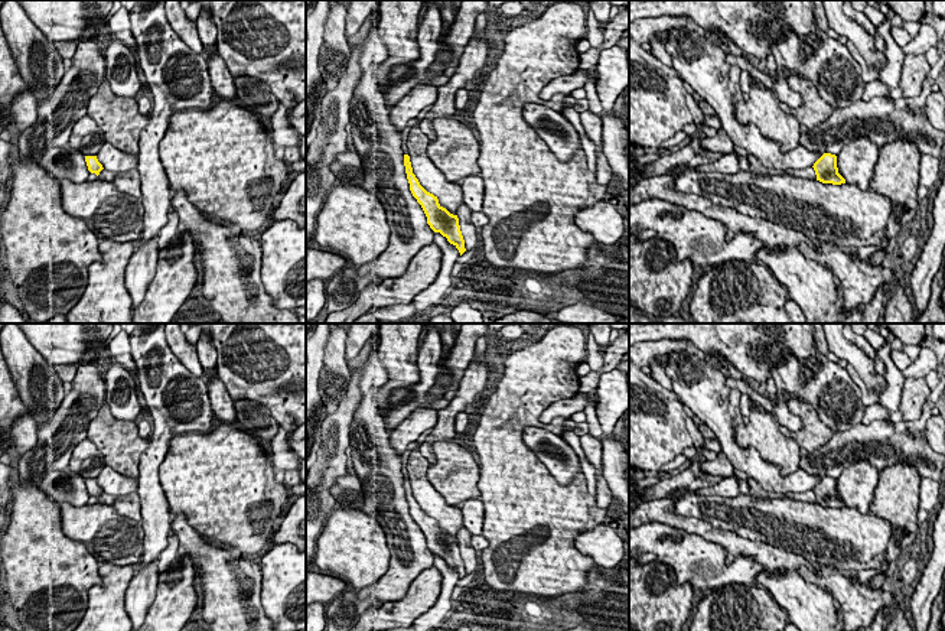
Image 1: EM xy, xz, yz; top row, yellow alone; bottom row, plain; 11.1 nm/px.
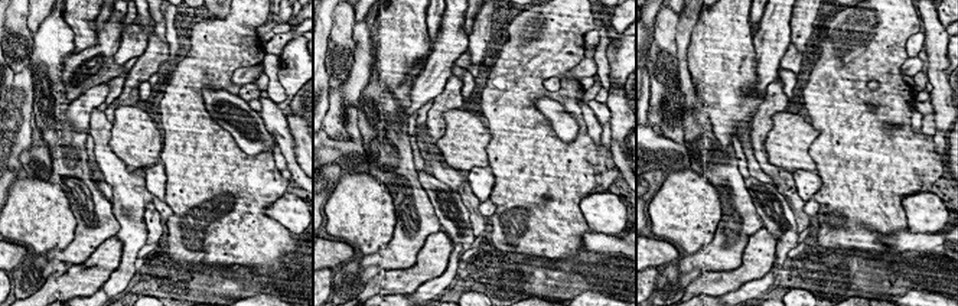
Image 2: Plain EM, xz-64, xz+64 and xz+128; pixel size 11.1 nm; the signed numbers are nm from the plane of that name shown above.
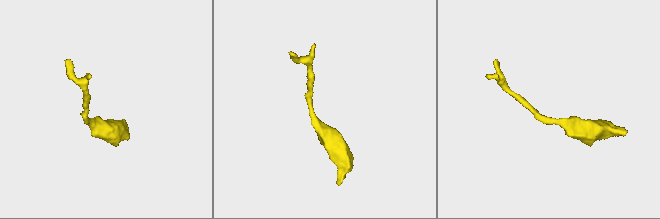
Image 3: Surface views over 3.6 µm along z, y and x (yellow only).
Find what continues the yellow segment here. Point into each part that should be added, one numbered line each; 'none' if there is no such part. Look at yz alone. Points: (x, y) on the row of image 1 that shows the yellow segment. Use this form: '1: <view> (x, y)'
none

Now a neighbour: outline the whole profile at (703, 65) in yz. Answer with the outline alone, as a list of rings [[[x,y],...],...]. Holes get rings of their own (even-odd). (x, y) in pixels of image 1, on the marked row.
[[[685,26],[669,27],[665,49],[672,58],[672,68],[701,100],[714,108],[721,129],[726,130],[733,144],[746,149],[765,167],[806,169],[824,155],[809,152],[804,146],[782,153],[781,143],[763,137],[756,126],[739,123],[729,91],[731,65],[726,62],[726,53],[707,36],[690,32]]]

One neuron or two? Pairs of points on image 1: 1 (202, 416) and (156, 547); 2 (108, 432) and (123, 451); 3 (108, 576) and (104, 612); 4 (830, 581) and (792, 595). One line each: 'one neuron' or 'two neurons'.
1: one neuron
2: one neuron
3: one neuron
4: two neurons

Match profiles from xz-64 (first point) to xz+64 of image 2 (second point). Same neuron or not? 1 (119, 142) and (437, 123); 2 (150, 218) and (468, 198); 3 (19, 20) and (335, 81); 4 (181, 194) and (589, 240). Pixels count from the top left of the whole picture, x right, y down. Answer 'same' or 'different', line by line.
1: different
2: same
3: same
4: different

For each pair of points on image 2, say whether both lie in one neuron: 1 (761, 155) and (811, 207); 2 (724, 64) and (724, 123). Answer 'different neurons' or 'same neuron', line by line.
1: different neurons
2: same neuron

